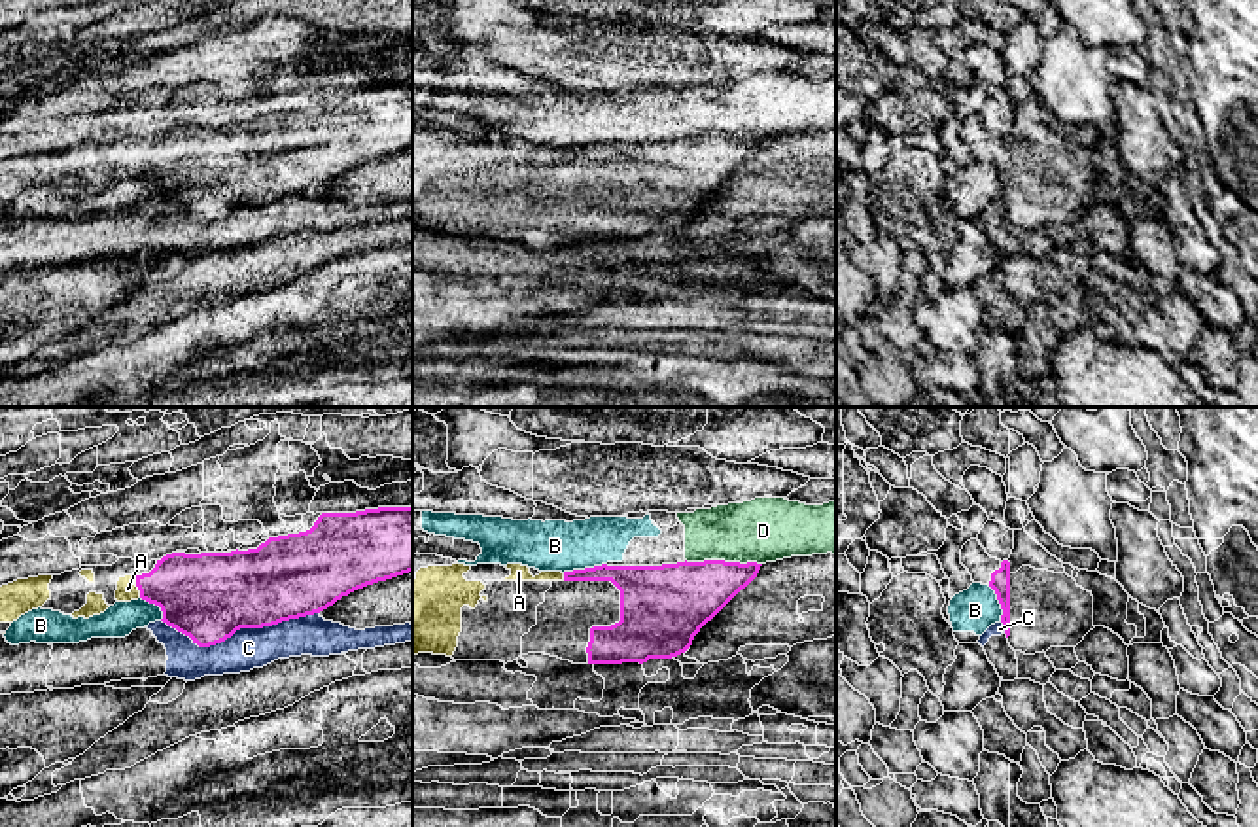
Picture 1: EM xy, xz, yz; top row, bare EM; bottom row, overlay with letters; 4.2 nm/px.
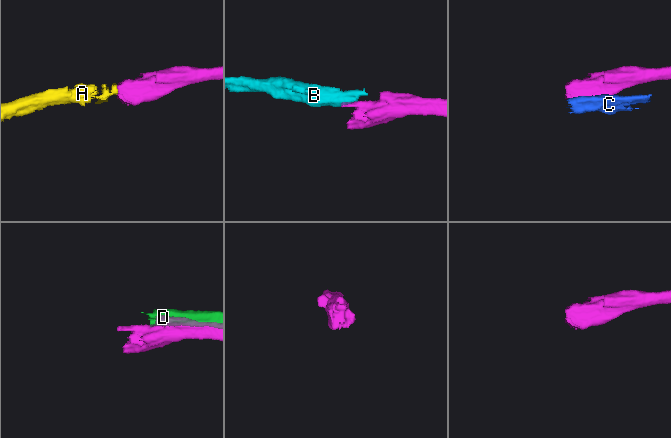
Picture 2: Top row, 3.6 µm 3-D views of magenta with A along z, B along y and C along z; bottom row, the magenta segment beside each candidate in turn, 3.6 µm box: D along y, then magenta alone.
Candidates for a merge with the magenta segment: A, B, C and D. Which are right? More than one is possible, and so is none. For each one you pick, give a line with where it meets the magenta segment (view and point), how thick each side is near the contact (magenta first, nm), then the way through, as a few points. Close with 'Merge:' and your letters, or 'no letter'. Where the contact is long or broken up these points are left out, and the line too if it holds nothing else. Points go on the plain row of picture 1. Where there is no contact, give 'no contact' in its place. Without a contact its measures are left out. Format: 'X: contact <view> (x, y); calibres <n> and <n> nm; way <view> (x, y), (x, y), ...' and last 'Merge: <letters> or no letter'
A: contact xy (137, 161); calibres 320 and 90 nm; way xy (193, 167), (182, 161), (137, 161), (127, 165)
Merge: A

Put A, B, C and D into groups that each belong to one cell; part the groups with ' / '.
A / B D / C

